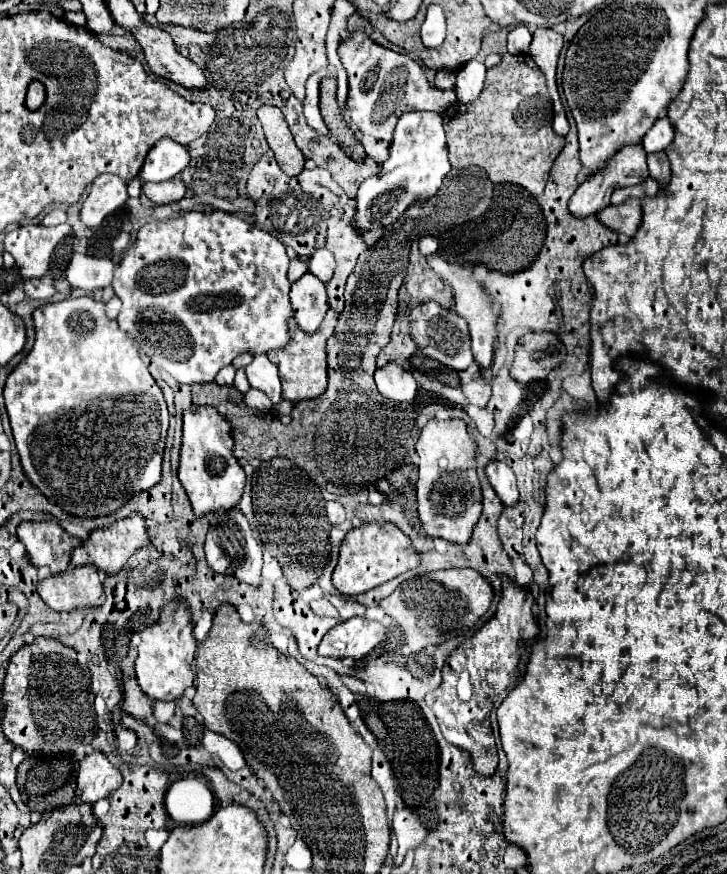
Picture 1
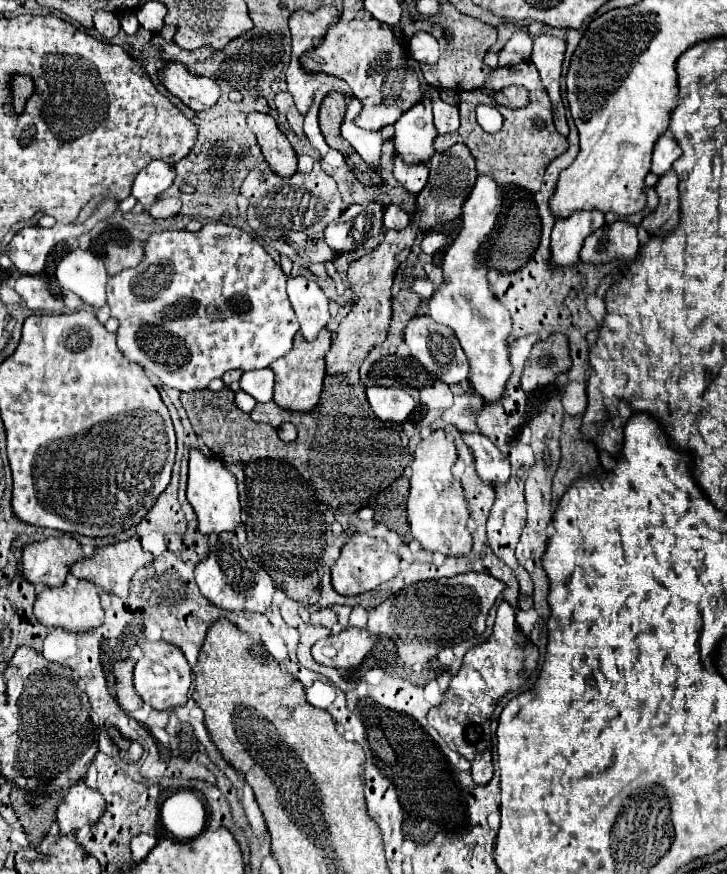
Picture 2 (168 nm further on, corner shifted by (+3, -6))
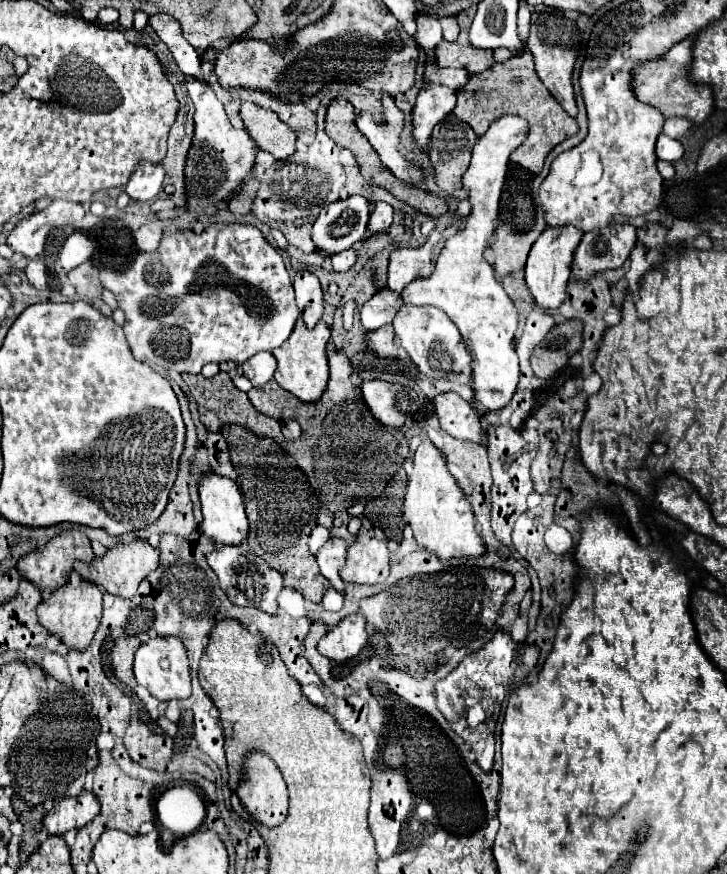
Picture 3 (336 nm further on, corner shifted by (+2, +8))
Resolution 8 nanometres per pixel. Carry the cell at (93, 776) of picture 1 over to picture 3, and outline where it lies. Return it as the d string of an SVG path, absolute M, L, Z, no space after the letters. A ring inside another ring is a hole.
M83 790L77 798L63 798L51 814L47 812L43 826L47 828L49 836L63 836L67 830L83 828L89 824L99 812L99 802L93 798L91 792Z

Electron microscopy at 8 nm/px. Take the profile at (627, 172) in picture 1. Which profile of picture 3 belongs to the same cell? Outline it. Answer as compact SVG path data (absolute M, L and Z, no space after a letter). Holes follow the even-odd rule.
M545 228L543 234L531 246L527 266L525 266L525 282L529 292L533 294L537 306L545 312L557 310L565 296L567 296L567 282L569 282L569 262L573 260L573 250L581 240L581 230L549 230Z

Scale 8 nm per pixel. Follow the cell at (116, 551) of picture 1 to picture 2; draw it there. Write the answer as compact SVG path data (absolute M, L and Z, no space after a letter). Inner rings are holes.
M134 534L126 540L116 540L114 544L108 544L108 546L100 546L94 550L94 554L90 558L84 558L84 560L78 560L70 572L76 576L76 578L84 578L84 580L90 580L94 582L96 586L102 586L106 592L110 594L116 594L120 598L126 598L128 596L128 582L132 578L132 574L142 568L142 566L148 566L152 562L152 554L146 552L140 544L140 538Z

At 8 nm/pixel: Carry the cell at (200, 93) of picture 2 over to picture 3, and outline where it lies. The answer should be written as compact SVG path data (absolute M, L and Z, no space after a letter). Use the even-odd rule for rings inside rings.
M187 78L187 90L195 104L195 134L185 162L185 212L173 218L177 222L177 228L185 228L201 216L215 216L219 202L227 202L243 188L259 150L257 142L249 136L247 130L233 128L223 110L223 104L217 100L209 84L195 78Z

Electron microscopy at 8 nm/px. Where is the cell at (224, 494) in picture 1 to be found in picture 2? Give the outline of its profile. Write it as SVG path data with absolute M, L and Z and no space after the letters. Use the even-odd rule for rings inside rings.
M198 448L190 450L186 496L198 516L198 530L202 534L234 532L234 528L240 524L240 500L238 500L236 476L226 470L220 454L216 452L204 454Z

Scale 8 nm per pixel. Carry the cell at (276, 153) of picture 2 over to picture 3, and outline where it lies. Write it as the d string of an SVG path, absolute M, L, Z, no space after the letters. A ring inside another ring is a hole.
M243 102L239 114L247 132L261 150L271 152L277 160L285 160L295 152L295 134L289 126L285 126L285 122L277 118L275 112L253 102Z

